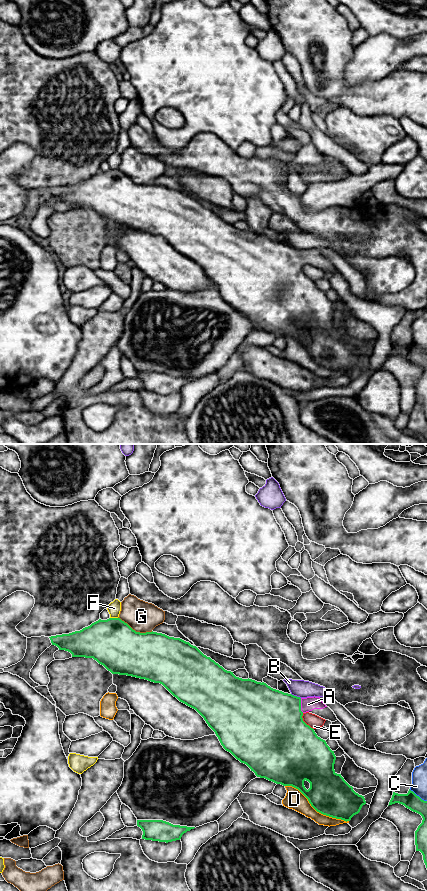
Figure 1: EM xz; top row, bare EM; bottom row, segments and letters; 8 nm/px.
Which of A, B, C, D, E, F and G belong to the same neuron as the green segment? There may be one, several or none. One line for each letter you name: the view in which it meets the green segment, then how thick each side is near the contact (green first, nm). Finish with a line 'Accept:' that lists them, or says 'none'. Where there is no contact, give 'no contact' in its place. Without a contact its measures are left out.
A: meets green in xz; 460 nm thick on the green side, 110 nm on the other
Accept: A

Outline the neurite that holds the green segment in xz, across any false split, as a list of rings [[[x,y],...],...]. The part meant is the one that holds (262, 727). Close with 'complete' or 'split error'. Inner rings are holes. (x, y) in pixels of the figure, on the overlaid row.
[[[120,618],[99,619],[80,631],[49,638],[52,645],[57,646],[59,650],[70,652],[72,657],[93,658],[112,674],[127,675],[162,684],[180,702],[195,709],[215,732],[223,748],[241,763],[246,764],[257,777],[298,789],[317,812],[347,822],[366,804],[364,796],[356,793],[341,774],[335,772],[334,751],[325,740],[317,736],[313,728],[303,721],[302,716],[306,712],[331,722],[338,720],[320,697],[300,698],[273,689],[264,682],[236,677],[233,672],[225,670],[189,642],[153,631],[136,632]]]; split error

